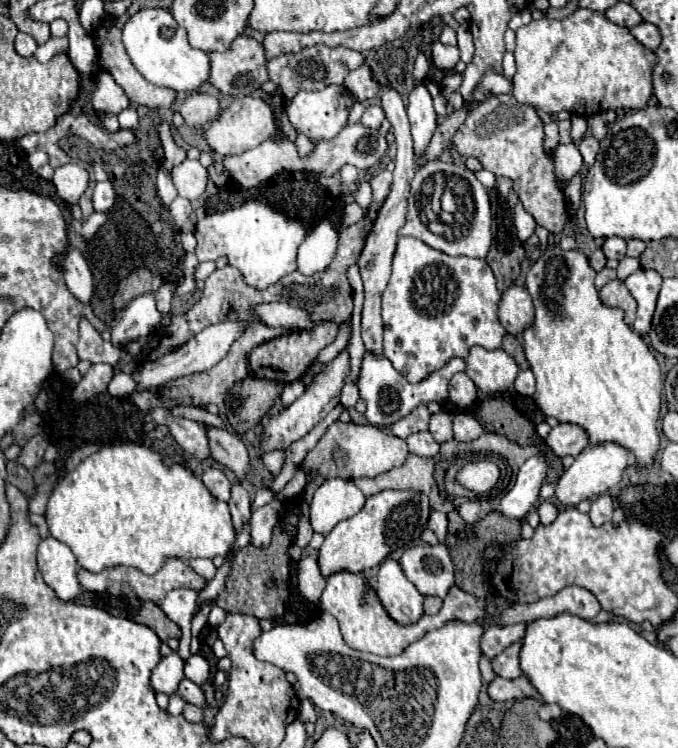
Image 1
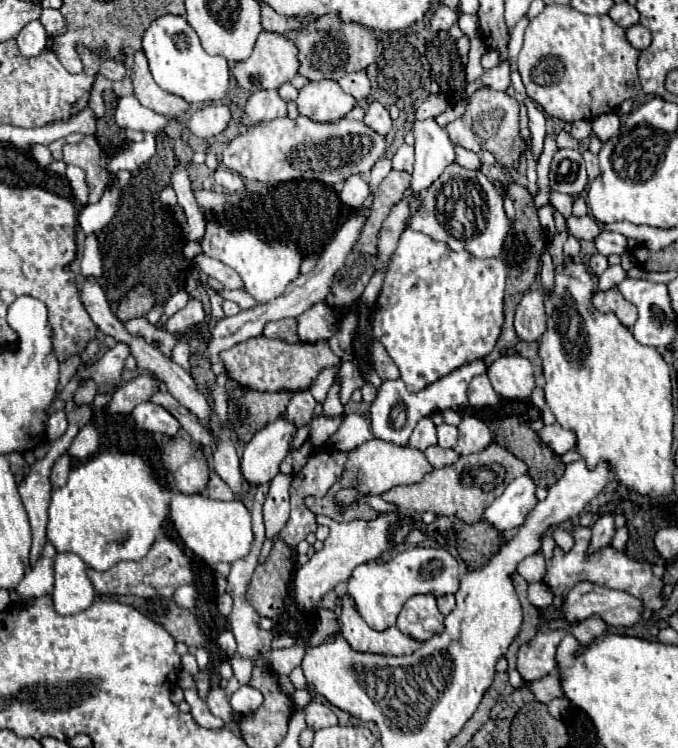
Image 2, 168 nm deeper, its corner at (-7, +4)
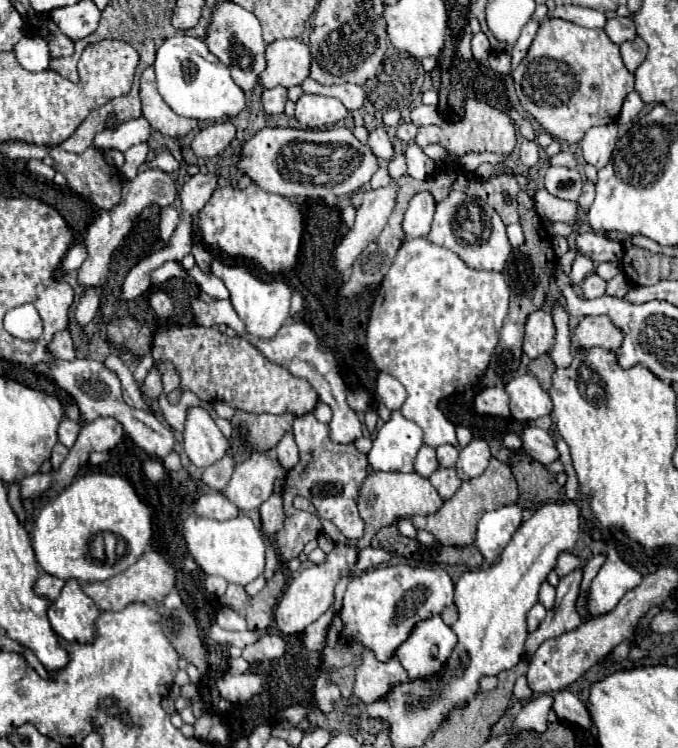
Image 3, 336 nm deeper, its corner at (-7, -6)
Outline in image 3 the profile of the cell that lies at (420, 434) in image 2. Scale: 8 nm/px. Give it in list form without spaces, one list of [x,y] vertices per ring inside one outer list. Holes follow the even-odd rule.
[[[423,445],[415,459],[415,473],[419,473],[421,477],[431,477],[437,467],[439,465],[437,465],[437,457],[435,457],[435,449]]]

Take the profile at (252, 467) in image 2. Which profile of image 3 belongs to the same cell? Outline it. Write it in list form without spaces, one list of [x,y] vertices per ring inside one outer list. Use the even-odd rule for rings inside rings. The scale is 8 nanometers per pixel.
[[[253,453],[235,467],[223,495],[241,511],[259,509],[271,497],[271,483],[275,479],[285,479],[285,469],[273,453]]]

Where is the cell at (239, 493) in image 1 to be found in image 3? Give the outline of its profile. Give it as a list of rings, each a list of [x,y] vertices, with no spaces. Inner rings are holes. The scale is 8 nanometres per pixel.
[[[227,453],[219,463],[207,467],[201,475],[201,483],[205,483],[213,491],[223,491],[227,485],[227,479],[231,479],[233,473],[233,457]]]

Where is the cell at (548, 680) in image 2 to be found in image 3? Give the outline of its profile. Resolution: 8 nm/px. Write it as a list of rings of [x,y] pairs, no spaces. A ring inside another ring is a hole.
[[[559,691],[555,695],[553,711],[561,721],[577,723],[583,729],[591,729],[591,715],[581,699],[577,699],[571,691]]]

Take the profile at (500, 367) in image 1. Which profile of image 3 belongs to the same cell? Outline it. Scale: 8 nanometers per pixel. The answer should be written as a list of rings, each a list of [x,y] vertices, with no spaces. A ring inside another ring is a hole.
[[[531,373],[511,379],[505,391],[511,397],[511,415],[517,421],[535,421],[539,417],[551,415],[553,411],[551,397],[541,389]]]

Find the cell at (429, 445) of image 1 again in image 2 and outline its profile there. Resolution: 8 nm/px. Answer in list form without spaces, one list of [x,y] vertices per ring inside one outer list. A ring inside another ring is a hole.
[[[431,445],[431,447],[427,447],[425,451],[425,457],[427,457],[427,461],[435,467],[435,465],[451,465],[451,463],[455,463],[457,459],[459,459],[459,455],[453,451],[453,449],[443,449],[443,447],[439,447],[439,445]]]

